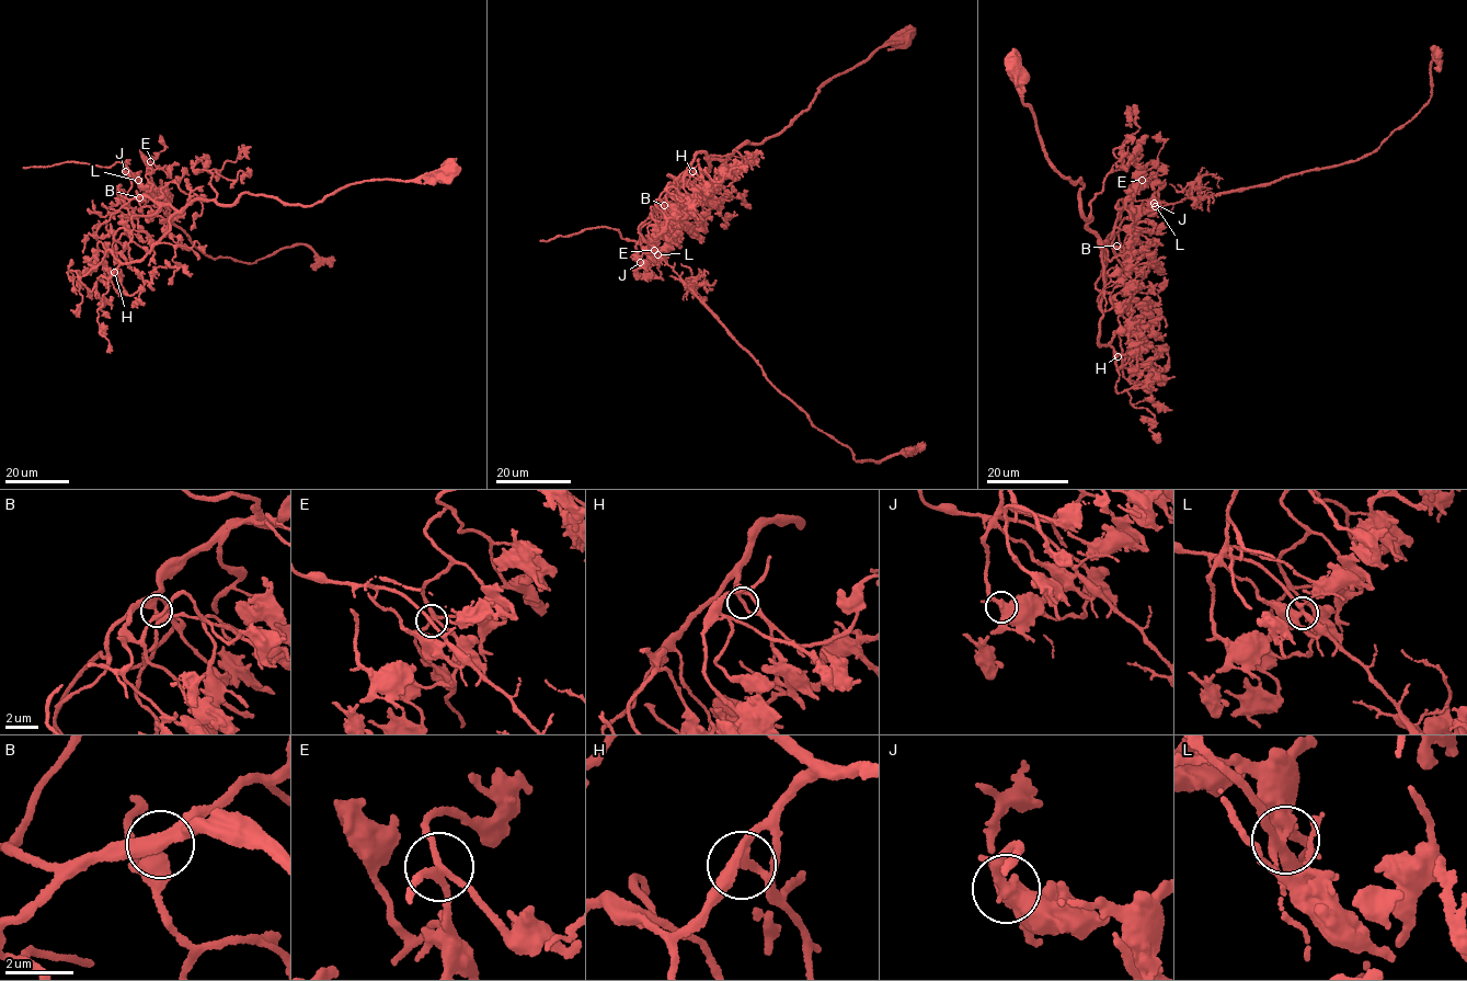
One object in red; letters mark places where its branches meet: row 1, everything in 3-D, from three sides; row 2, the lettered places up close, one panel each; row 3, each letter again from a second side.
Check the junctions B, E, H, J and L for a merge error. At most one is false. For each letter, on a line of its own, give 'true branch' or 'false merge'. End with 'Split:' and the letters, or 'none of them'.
B: true branch
E: true branch
H: true branch
J: true branch
L: false merge
Split: L

